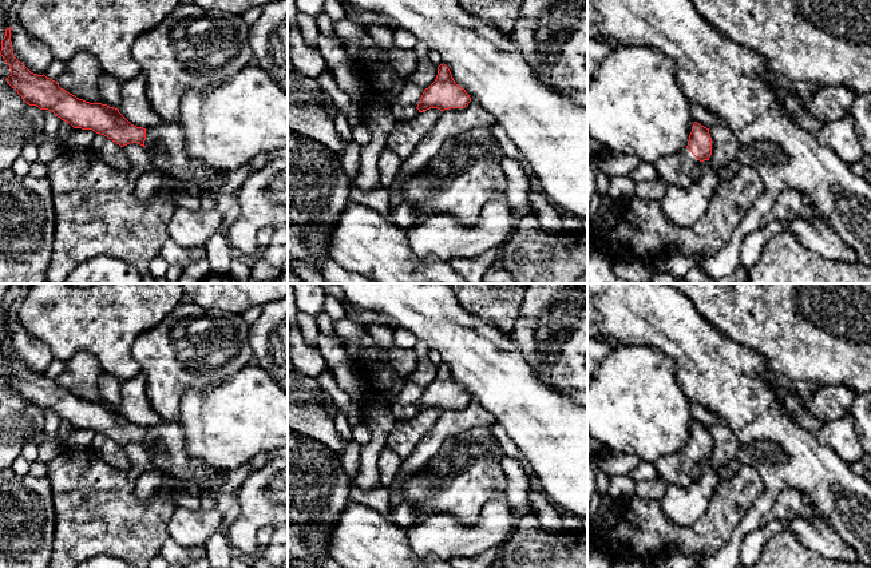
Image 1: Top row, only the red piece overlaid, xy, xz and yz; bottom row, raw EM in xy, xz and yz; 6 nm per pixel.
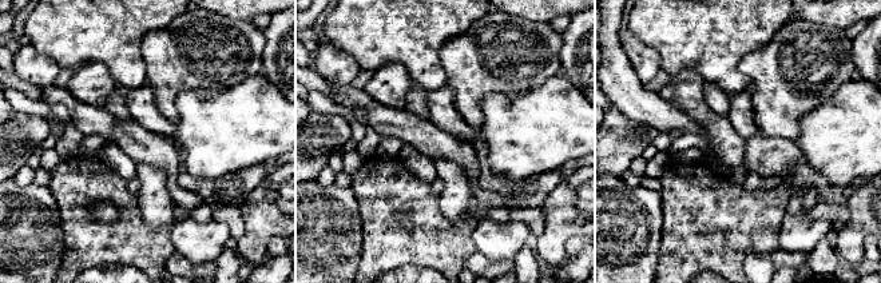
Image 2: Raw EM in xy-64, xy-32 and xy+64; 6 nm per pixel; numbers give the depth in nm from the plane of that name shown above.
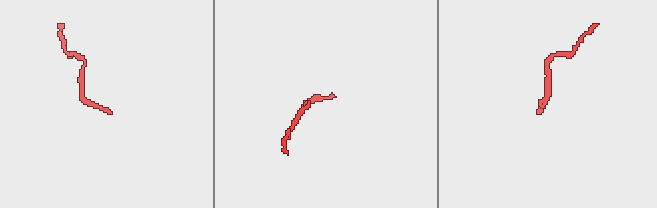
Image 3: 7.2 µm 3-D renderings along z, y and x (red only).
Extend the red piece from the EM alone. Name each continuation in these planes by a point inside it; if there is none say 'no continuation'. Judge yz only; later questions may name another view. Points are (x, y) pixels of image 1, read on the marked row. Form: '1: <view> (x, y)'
1: yz (680, 169)

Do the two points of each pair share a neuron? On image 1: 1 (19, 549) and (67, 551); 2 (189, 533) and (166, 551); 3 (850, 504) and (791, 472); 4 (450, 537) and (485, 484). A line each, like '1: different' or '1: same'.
1: different
2: different
3: same
4: different

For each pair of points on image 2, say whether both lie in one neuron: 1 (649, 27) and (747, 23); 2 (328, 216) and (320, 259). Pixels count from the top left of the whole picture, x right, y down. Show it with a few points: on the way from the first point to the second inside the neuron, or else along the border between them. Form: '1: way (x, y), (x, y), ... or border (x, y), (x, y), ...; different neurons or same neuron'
1: way (673, 27), (723, 26); same neuron
2: way (320, 227), (320, 248); same neuron

